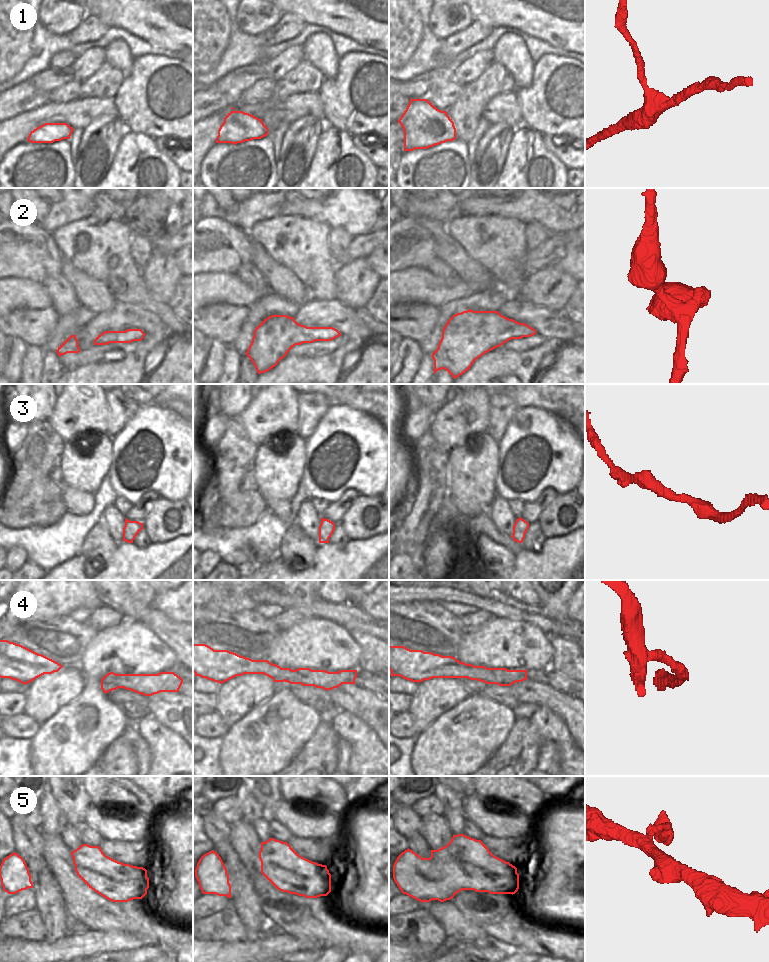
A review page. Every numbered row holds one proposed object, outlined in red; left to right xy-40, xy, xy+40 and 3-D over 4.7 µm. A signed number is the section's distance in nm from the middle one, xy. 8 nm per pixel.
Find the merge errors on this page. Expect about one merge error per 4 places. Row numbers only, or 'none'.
none.

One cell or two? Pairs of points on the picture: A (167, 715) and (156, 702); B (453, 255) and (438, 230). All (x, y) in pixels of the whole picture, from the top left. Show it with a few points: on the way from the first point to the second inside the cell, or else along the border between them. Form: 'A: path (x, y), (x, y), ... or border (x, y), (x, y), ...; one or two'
A: path (166, 712), (159, 705); one
B: path (448, 249), (440, 236); one

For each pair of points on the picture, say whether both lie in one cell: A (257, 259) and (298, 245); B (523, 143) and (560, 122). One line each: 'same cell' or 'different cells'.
A: different cells
B: different cells

